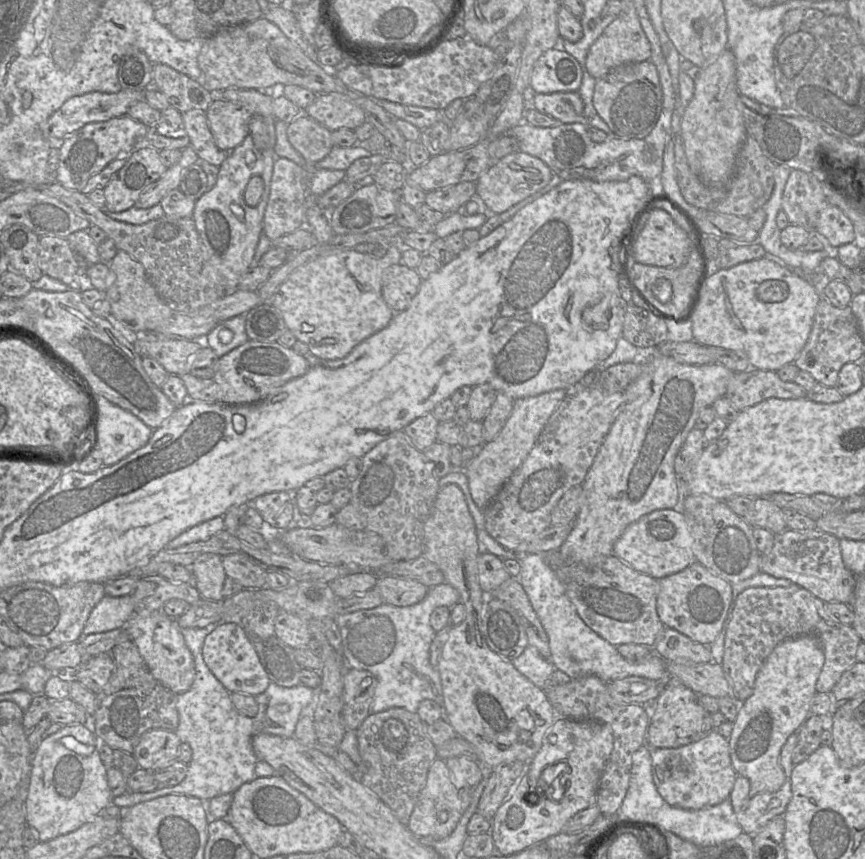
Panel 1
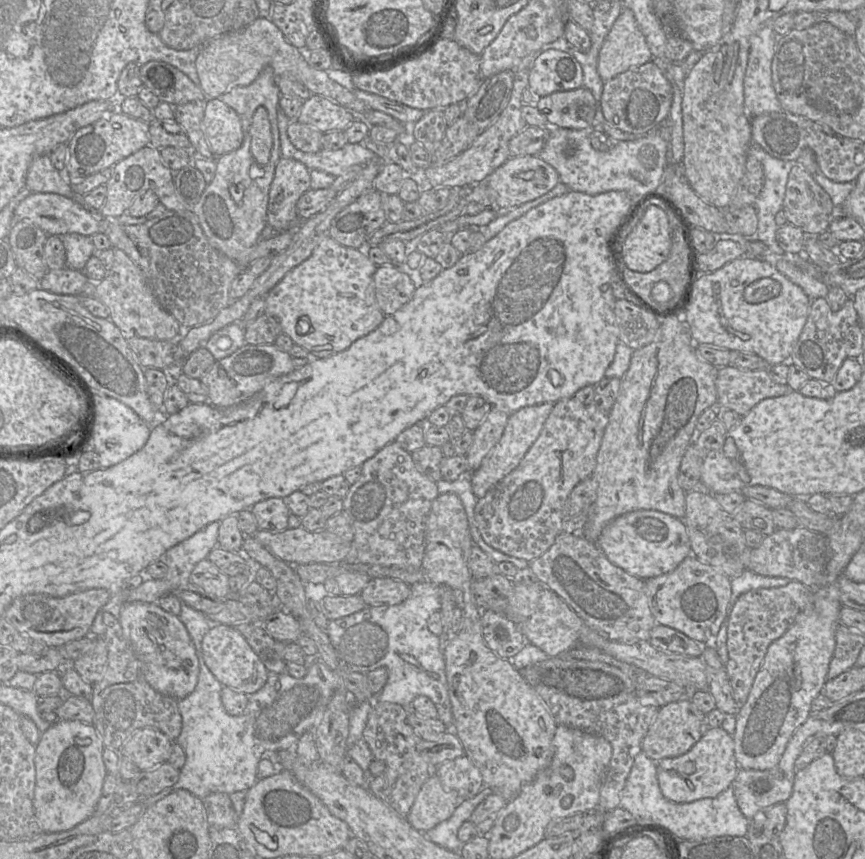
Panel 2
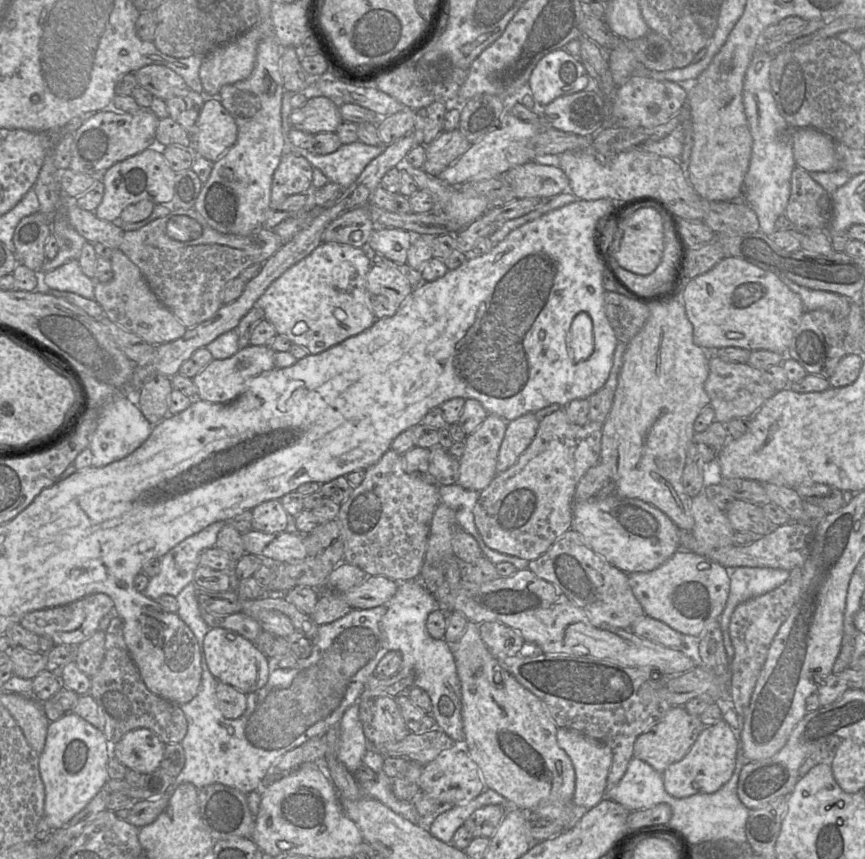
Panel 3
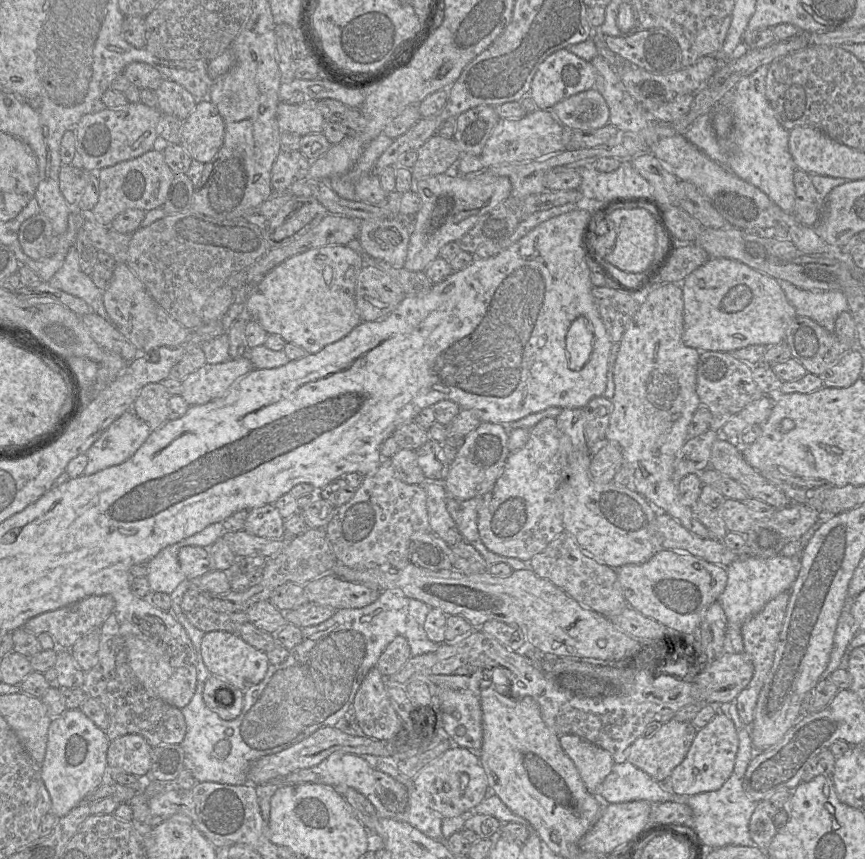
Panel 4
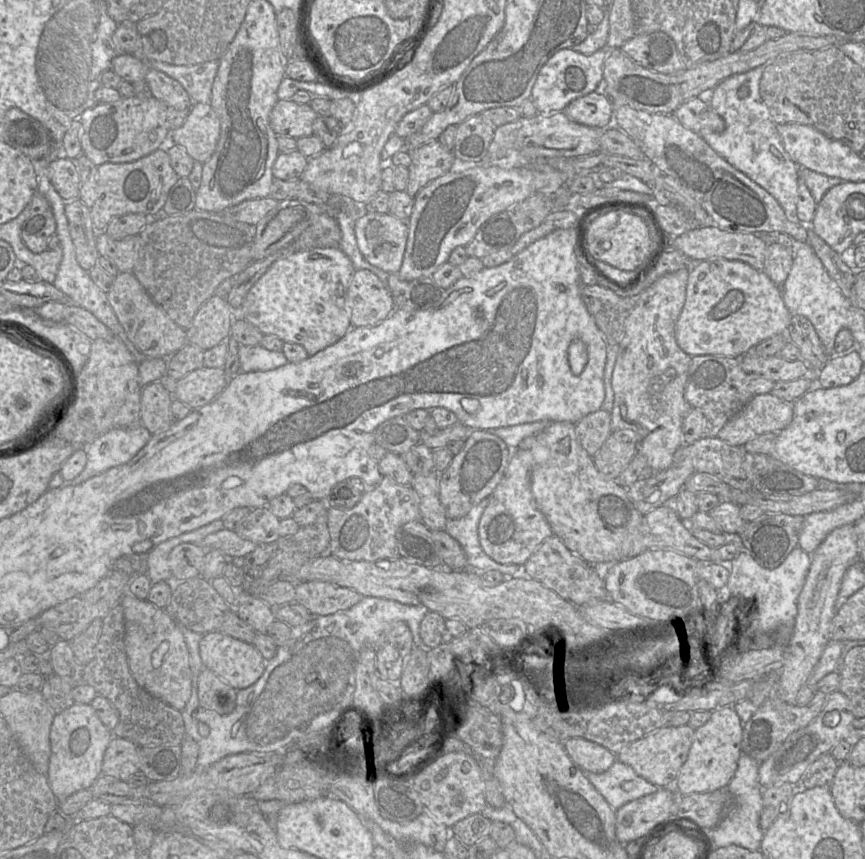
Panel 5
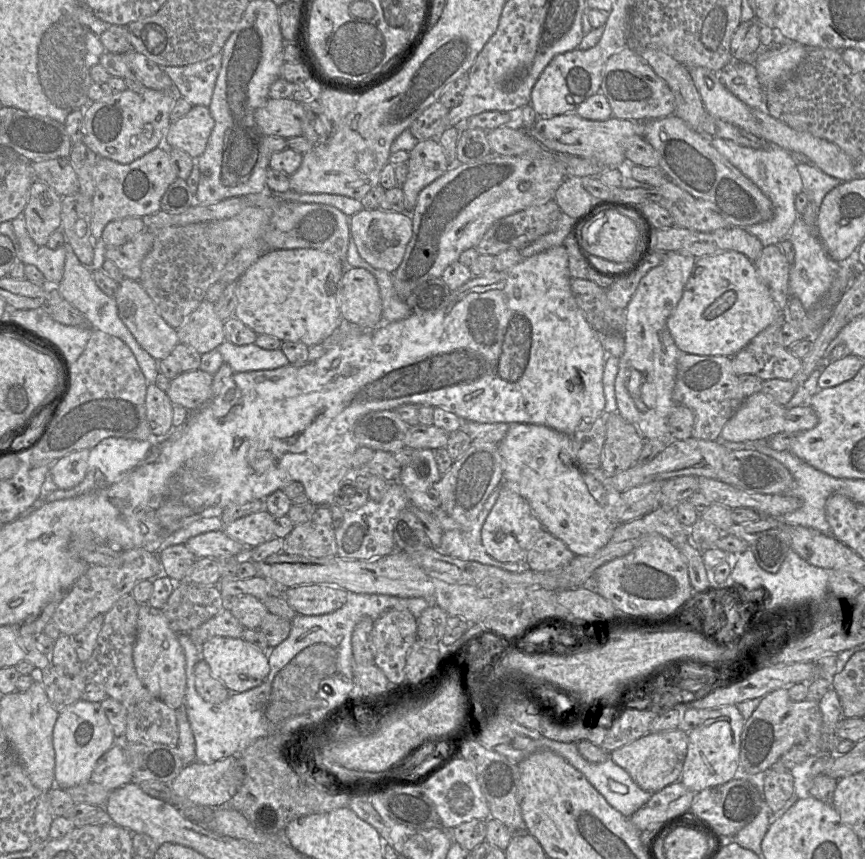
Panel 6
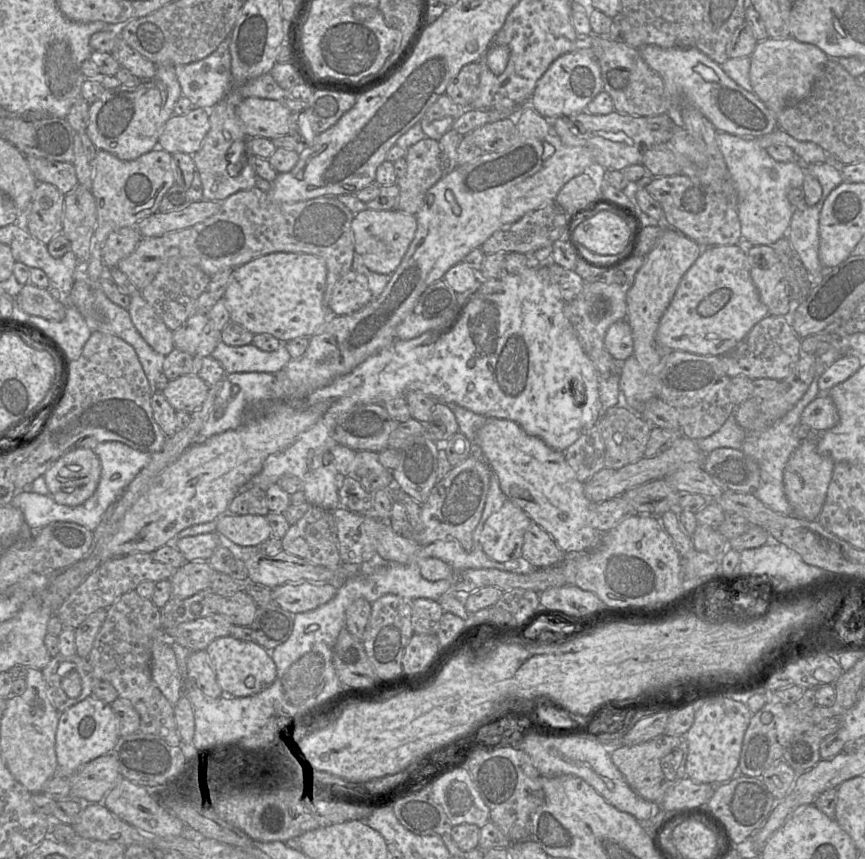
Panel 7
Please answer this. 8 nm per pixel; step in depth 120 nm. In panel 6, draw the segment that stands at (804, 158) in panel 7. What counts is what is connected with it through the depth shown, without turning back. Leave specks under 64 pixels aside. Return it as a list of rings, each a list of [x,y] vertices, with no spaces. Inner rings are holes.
[[[709,138],[712,146],[735,166],[744,176],[752,181],[771,201],[773,217],[765,222],[744,228],[762,243],[763,247],[778,245],[790,233],[798,213],[795,209],[795,198],[803,191],[803,184],[798,172],[798,164],[812,164],[808,157],[798,152],[788,152],[774,144],[767,144],[764,149],[753,149],[740,146],[731,140]]]

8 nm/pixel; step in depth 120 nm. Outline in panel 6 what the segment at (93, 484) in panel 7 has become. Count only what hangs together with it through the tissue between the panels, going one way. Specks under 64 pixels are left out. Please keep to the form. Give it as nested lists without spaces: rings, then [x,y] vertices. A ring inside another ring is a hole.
[[[80,450],[58,459],[50,467],[50,475],[58,489],[70,489],[85,478],[90,450]]]

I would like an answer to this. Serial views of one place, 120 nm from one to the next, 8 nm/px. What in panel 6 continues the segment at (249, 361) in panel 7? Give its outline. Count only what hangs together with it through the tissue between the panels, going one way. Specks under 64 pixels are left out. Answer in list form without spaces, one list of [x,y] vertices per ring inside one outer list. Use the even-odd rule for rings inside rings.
[[[225,340],[218,350],[224,362],[228,363],[234,372],[271,370],[290,364],[280,348],[276,350],[263,349],[256,343],[236,345]]]

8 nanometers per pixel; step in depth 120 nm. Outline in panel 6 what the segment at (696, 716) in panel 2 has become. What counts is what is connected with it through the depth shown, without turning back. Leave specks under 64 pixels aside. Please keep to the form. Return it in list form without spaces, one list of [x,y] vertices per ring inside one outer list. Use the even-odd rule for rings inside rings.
[[[680,729],[648,732],[609,753],[612,761],[628,772],[643,790],[654,793],[680,779],[688,745],[688,732]]]

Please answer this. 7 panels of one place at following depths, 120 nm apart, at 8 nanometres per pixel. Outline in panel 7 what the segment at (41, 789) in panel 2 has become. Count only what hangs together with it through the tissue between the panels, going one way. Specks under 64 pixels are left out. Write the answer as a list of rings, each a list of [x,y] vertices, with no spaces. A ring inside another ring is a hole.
[[[87,697],[60,713],[55,737],[57,773],[68,778],[90,761],[108,754],[119,739],[119,721],[111,707],[97,698]]]

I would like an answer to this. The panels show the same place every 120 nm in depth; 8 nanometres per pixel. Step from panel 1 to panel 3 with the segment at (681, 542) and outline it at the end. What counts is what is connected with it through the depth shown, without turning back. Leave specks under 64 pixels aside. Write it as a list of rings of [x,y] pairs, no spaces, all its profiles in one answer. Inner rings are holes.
[[[616,494],[604,499],[591,498],[574,502],[572,515],[572,529],[580,534],[584,543],[608,563],[627,574],[652,571],[680,549],[680,529],[661,510],[640,499],[622,498]]]

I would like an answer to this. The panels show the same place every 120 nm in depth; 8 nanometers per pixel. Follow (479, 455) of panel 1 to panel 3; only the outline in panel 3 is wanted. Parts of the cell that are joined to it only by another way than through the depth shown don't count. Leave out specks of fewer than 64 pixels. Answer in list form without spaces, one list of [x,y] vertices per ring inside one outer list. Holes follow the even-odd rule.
[[[532,412],[507,422],[497,456],[497,474],[511,467],[528,448],[536,435],[539,422],[535,413]]]

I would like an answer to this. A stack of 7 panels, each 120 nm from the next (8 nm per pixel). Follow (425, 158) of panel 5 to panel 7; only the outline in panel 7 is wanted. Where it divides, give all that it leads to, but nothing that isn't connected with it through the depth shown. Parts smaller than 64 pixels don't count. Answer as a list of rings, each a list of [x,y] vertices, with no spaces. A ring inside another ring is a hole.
[[[425,137],[411,145],[406,151],[407,171],[403,177],[397,178],[400,193],[396,210],[415,215],[421,208],[427,190],[438,182],[443,174],[440,166],[439,142]]]

